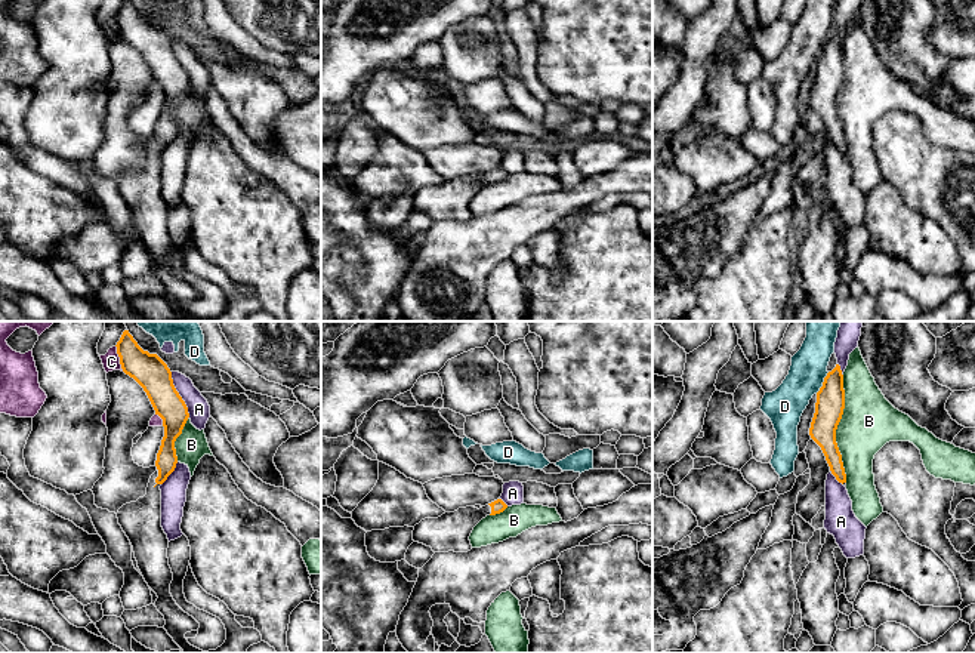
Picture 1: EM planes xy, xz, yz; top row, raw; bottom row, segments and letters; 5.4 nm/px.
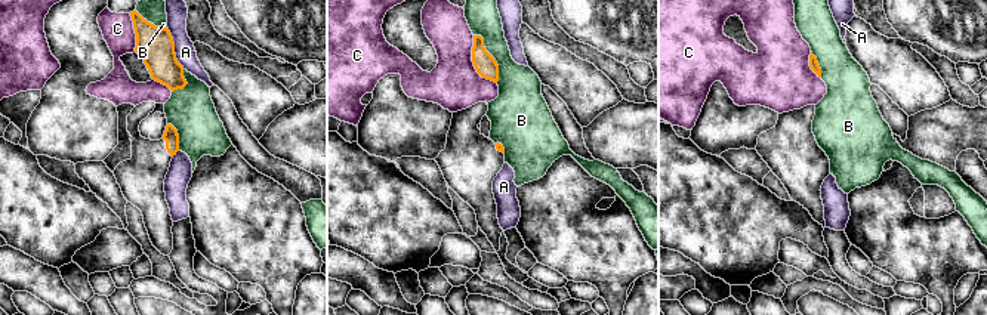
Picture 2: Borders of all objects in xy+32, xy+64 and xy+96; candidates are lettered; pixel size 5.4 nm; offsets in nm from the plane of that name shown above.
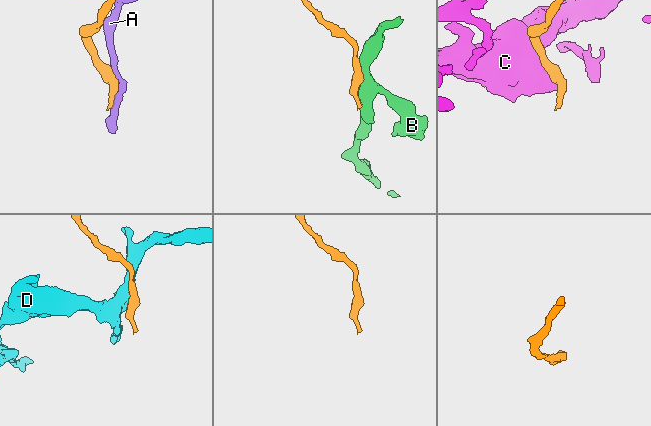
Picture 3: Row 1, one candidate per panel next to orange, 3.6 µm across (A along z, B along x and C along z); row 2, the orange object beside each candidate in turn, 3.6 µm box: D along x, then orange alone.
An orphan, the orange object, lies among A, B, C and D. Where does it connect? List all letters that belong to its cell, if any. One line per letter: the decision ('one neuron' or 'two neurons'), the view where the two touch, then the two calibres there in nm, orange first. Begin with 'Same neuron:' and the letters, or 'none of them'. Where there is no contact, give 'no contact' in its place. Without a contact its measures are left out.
Same neuron: none of them
A: two neurons; meets orange in xy; 180 nm thick on the orange side, 120 nm on the other
B: two neurons; meets orange in yz; 160 nm thick on the orange side, 300 nm on the other
C: two neurons; meets orange in xy; 180 nm thick on the orange side, 100 nm on the other
D: two neurons; meets orange in yz; 160 nm thick on the orange side, 200 nm on the other

